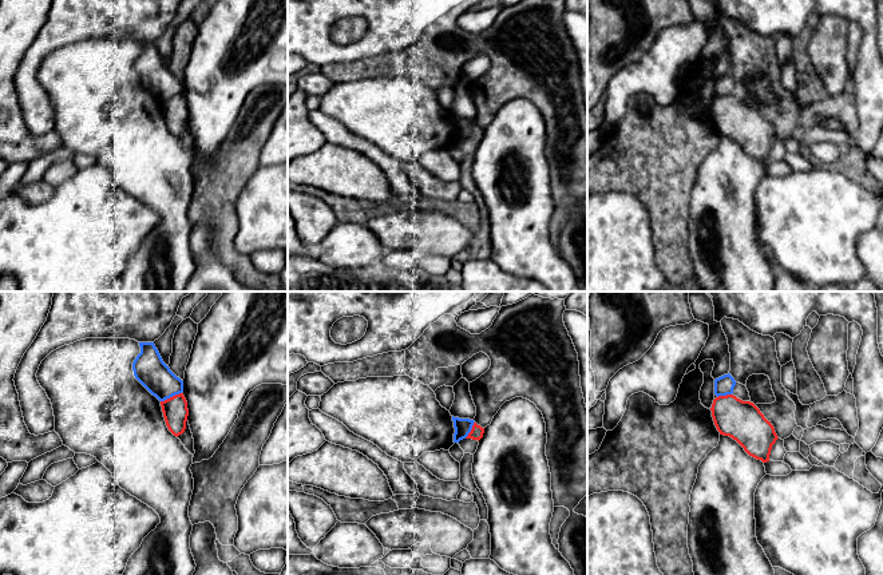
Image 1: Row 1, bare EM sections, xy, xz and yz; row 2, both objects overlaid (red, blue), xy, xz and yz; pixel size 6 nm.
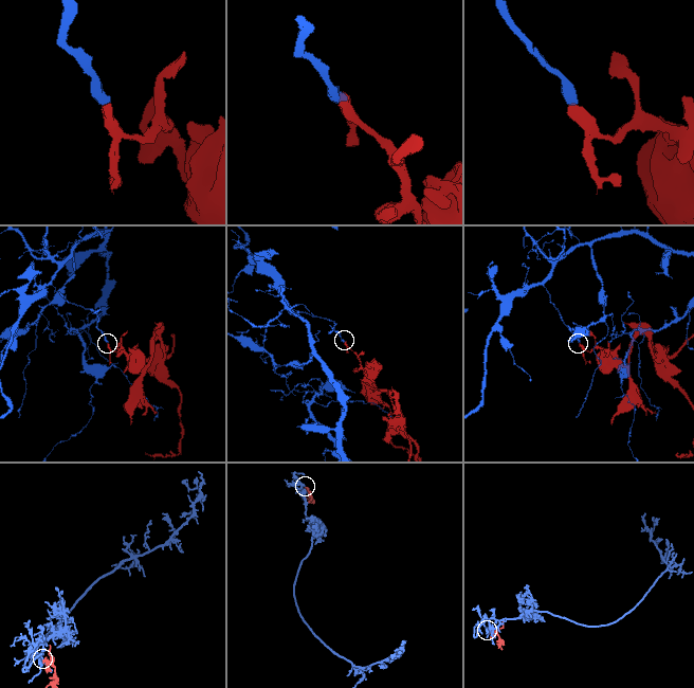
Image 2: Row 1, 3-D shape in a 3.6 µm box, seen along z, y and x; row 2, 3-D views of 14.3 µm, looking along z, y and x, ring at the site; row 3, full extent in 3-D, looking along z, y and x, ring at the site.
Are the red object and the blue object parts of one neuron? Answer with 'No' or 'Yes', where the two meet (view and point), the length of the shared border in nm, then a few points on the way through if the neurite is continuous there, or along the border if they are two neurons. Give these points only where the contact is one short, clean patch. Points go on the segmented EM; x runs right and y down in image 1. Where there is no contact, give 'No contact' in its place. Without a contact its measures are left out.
No. Touches red at xy (170, 397). Shared border 140 nm. Boundary: xy (181, 392), (161, 401)

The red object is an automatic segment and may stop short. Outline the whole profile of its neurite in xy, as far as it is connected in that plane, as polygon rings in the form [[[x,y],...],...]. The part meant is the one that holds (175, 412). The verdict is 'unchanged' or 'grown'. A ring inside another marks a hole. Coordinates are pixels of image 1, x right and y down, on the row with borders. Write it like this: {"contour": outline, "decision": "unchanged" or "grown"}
{"contour": [[[183,393],[161,401],[161,407],[169,431],[178,437],[185,432],[189,416],[187,401]]], "decision": "unchanged"}

